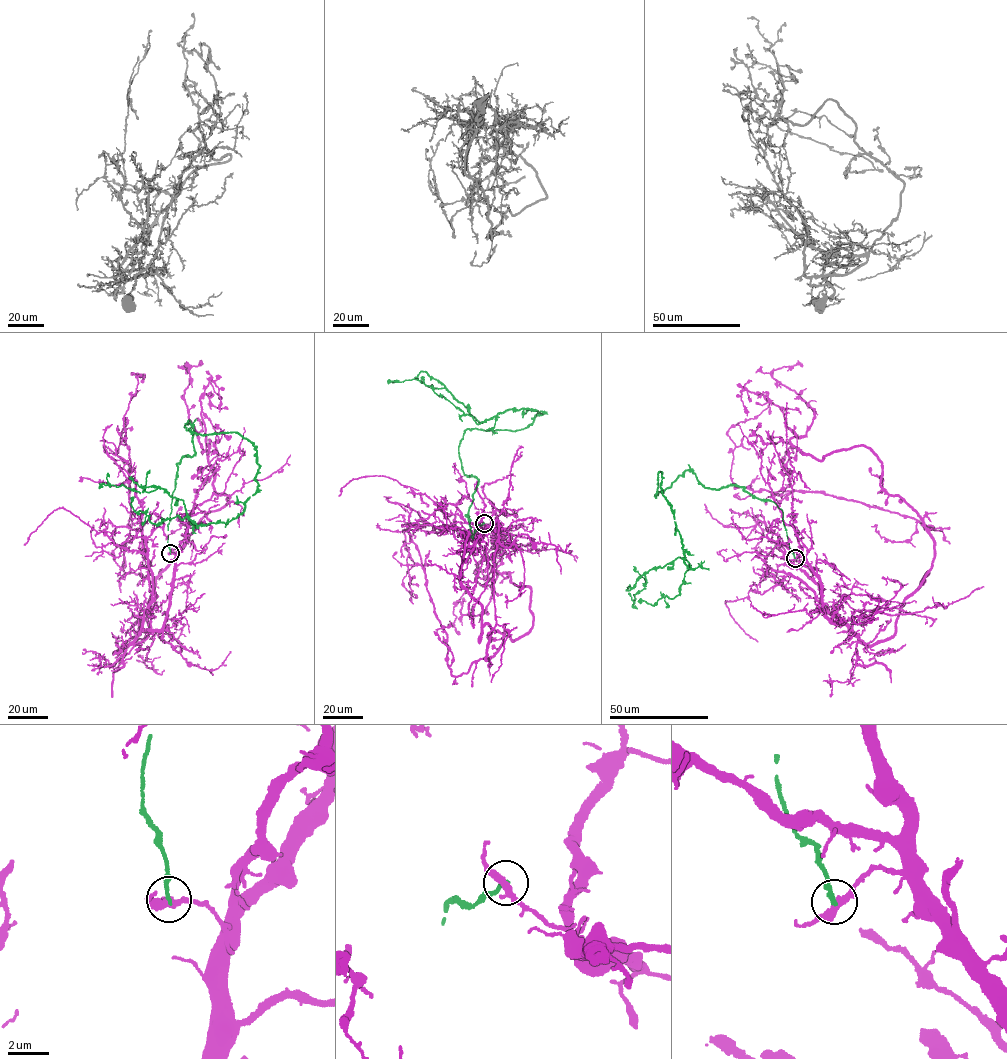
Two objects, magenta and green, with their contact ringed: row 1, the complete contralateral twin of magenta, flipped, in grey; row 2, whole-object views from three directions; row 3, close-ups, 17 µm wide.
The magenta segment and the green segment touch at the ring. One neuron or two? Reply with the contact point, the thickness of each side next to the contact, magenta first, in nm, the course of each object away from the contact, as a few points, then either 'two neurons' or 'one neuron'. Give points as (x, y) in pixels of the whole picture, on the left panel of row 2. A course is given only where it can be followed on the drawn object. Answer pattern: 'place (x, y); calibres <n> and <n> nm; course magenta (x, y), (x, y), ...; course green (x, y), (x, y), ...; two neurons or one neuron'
place (170, 553); calibres 360 and 190 nm; course magenta (170, 553), (163, 626), (114, 653), (149, 628), (154, 578), (122, 566), (141, 382); course green (170, 553), (185, 424), (252, 443), (257, 490), (227, 523), (197, 525), (162, 488), (99, 488); two neurons

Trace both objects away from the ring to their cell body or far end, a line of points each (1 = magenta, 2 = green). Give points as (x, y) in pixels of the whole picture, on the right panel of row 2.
1: (795, 558), (830, 620), (874, 645), (931, 566), (922, 525), (934, 529), (735, 486), (727, 431), (769, 414)
2: (795, 558), (775, 504), (686, 470), (655, 497), (659, 471), (689, 569), (649, 570), (637, 608)

